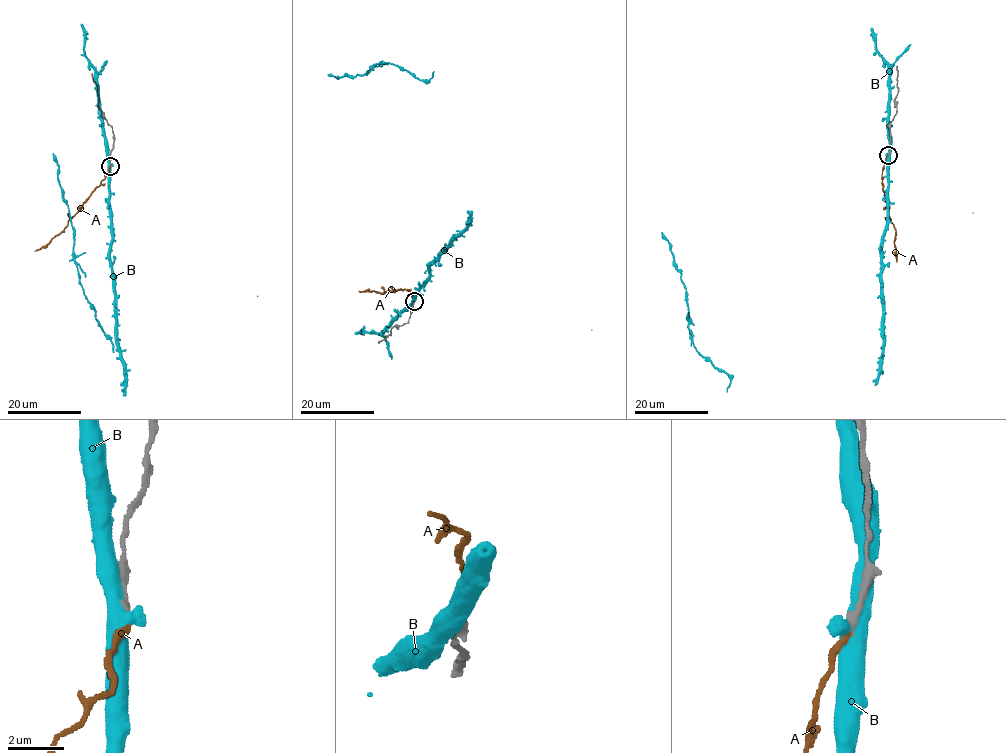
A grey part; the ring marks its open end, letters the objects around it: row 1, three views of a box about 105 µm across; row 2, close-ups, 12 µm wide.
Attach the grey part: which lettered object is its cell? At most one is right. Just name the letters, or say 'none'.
none

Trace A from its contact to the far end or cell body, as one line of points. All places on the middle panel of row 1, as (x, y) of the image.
A: (414, 301), (413, 294), (406, 289), (389, 289), (382, 294), (358, 291)

